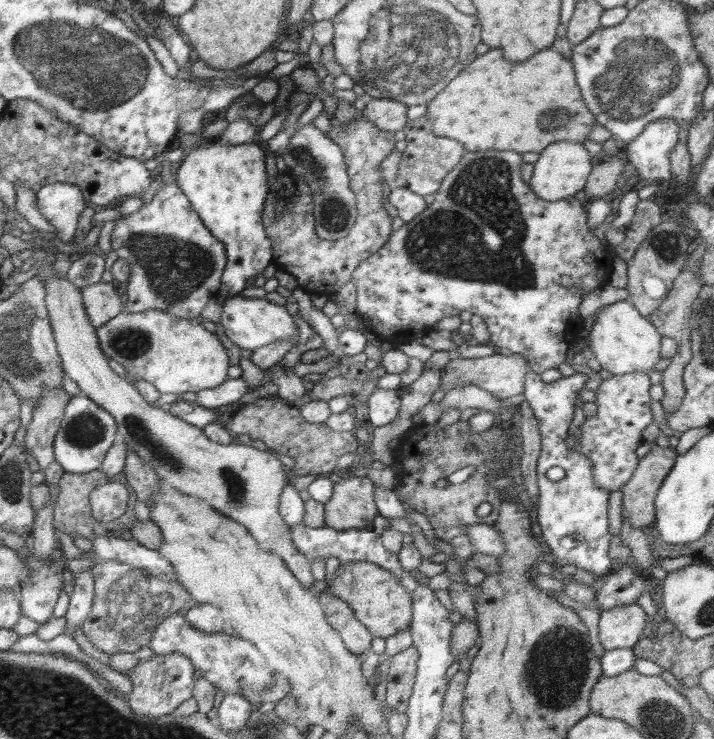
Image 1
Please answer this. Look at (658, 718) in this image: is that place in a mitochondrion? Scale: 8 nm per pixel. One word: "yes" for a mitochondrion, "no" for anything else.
yes

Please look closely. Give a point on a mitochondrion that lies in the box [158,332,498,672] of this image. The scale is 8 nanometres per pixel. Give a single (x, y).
(236, 492)

